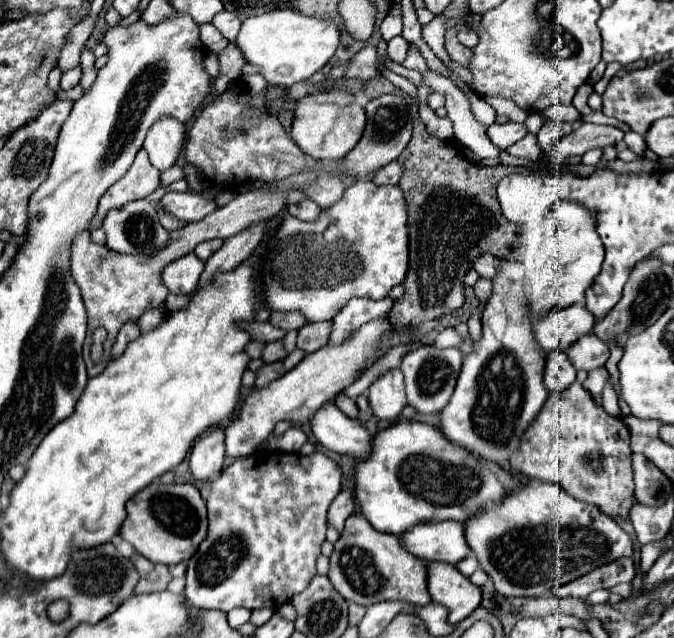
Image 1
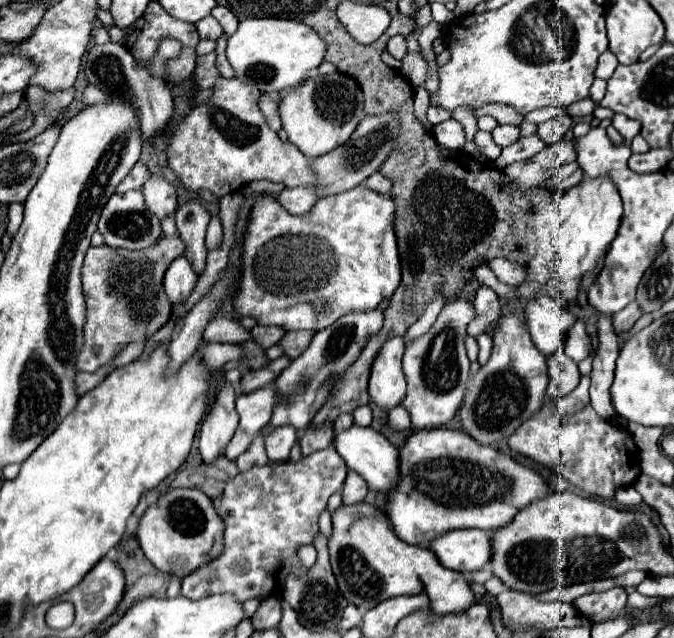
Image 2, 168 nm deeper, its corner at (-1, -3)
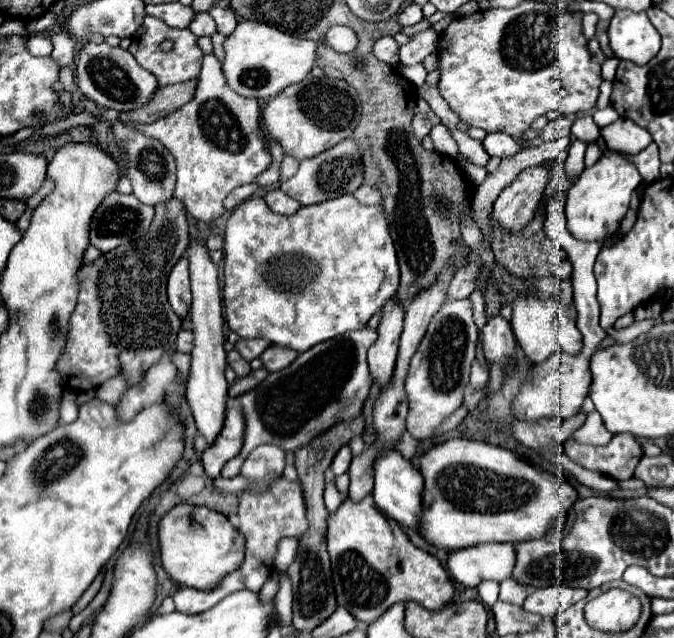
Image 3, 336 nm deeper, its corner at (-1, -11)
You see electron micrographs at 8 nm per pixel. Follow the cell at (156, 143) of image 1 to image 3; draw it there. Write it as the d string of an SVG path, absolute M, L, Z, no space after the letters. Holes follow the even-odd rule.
M85 44L77 58L77 86L79 90L103 108L113 108L117 112L131 112L139 106L145 106L159 84L151 72L141 68L129 50L111 48L109 44Z

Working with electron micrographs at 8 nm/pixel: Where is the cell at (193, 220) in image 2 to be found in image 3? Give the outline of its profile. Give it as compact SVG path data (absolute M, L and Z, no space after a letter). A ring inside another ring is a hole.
M191 242L187 248L189 272L191 272L191 292L193 292L193 352L191 352L191 376L187 380L187 402L191 404L195 424L199 434L211 446L215 438L223 430L225 412L227 412L227 390L229 384L225 380L225 350L223 350L223 312L221 312L221 292L217 280L217 266L209 258L209 250L203 242Z

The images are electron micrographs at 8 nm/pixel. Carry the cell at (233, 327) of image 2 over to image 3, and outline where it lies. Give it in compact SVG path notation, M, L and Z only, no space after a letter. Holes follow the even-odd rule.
M181 330L179 336L177 336L175 346L177 346L177 352L191 352L191 348L193 348L193 332Z

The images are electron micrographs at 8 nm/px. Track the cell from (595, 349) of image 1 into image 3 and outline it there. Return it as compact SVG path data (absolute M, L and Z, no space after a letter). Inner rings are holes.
M561 314L555 318L555 324L557 324L557 340L561 350L565 350L567 354L579 354L583 348L583 336L575 326L575 320Z

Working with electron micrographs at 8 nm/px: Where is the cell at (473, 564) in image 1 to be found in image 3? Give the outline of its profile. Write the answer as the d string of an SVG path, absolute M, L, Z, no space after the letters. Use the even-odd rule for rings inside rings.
M487 580L487 582L481 582L477 590L479 590L481 600L497 600L499 584L497 584L497 582L493 582L493 580Z

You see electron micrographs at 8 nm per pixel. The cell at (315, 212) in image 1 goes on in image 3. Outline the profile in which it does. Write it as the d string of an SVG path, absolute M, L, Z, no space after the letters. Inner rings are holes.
M271 190L271 192L267 192L267 194L265 194L265 202L267 202L267 206L269 206L273 212L285 214L285 216L295 214L295 212L301 208L301 204L299 204L295 198L285 196L281 190Z

